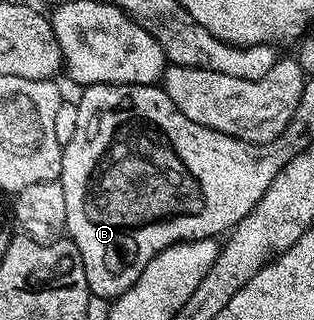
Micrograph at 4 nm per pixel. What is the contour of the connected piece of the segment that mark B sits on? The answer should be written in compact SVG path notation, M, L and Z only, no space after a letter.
M93 83L82 88L83 96L77 99L77 129L69 132L63 149L61 173L57 182L65 189L65 217L67 218L66 234L72 243L77 245L81 253L81 261L85 265L87 284L91 286L92 296L111 295L118 297L131 288L141 277L145 265L157 257L166 247L174 243L189 243L192 239L209 239L222 236L236 227L247 214L266 195L269 185L267 180L267 143L247 143L232 135L209 129L205 125L197 125L197 121L189 121L177 105L167 96L162 86L149 83Z

